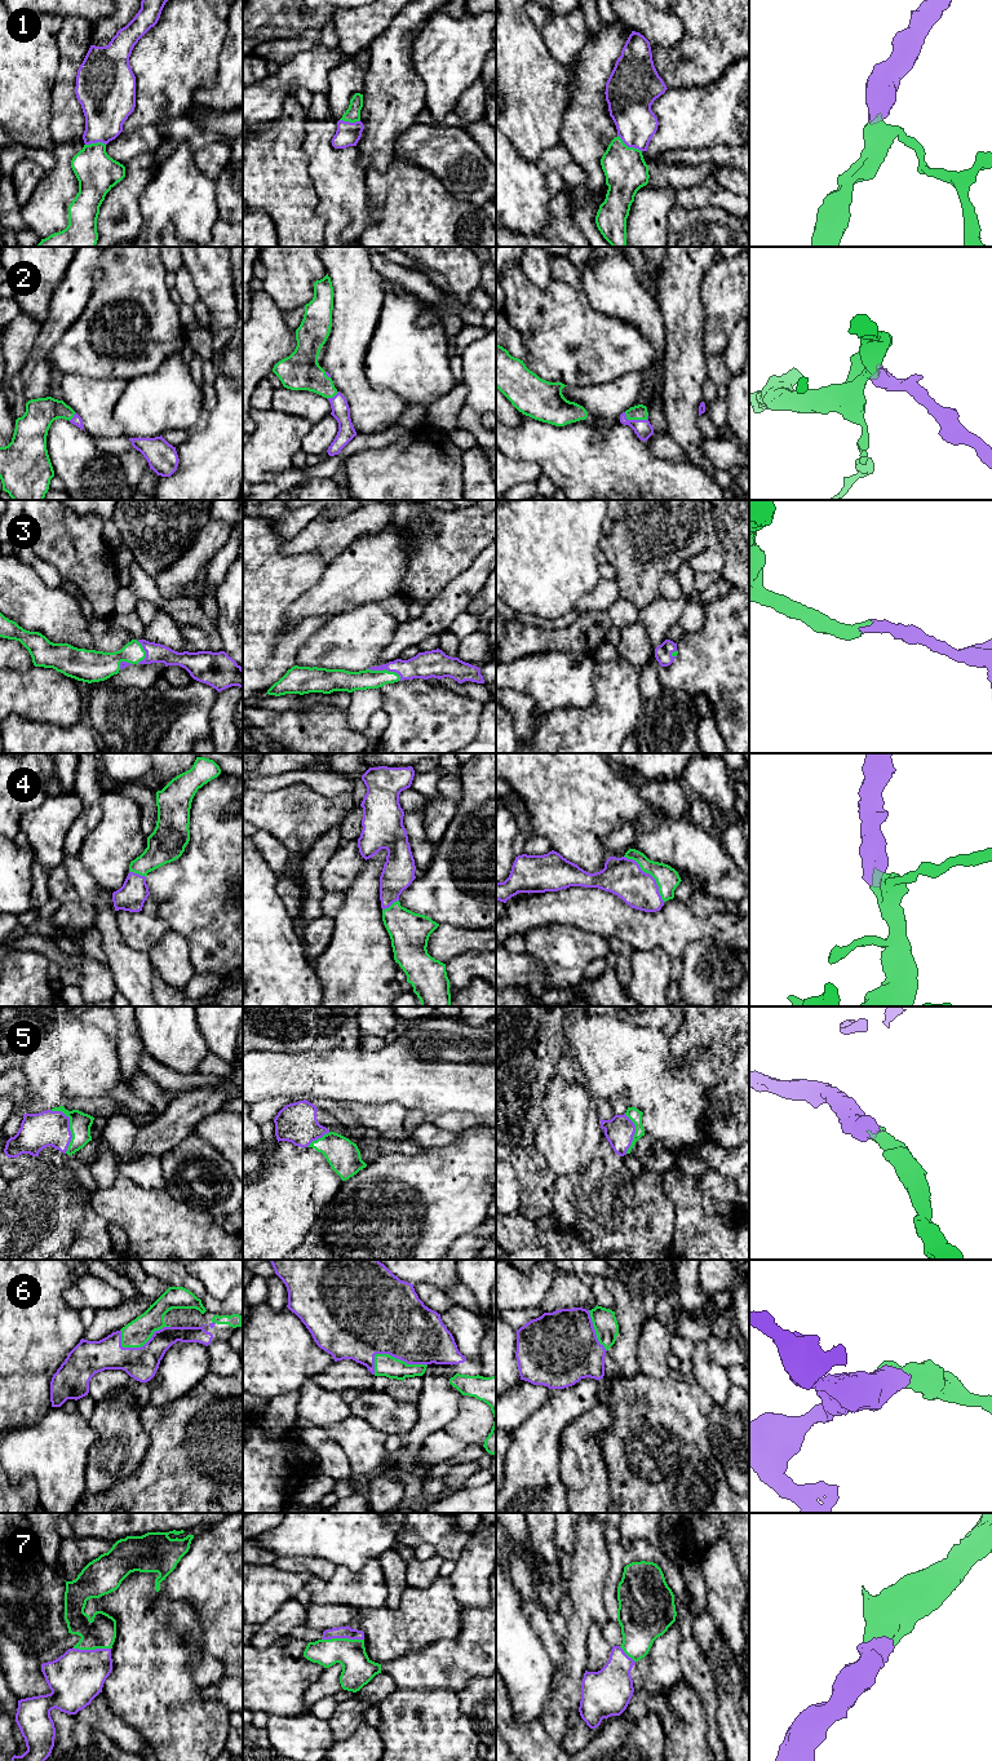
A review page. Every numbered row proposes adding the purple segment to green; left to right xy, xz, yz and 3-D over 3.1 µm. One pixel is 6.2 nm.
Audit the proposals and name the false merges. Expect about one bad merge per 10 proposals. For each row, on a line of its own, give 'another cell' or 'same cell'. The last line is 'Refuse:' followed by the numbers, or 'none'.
1: same cell
2: same cell
3: same cell
4: same cell
5: same cell
6: same cell
7: same cell
Refuse: none

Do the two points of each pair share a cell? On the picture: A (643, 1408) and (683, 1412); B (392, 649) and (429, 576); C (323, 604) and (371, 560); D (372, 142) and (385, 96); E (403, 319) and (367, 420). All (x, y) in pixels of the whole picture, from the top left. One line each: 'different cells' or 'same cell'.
A: same cell
B: different cells
C: same cell
D: same cell
E: different cells

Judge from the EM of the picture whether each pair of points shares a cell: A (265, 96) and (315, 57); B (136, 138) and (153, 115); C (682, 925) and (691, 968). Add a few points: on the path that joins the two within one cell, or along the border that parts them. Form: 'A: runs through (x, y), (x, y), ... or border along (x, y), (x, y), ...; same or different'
A: runs through (278, 87), (302, 70); same
B: border along (155, 124), (144, 124), (132, 131), (123, 132); different
C: border along (717, 939), (700, 937), (692, 941), (680, 956); different

